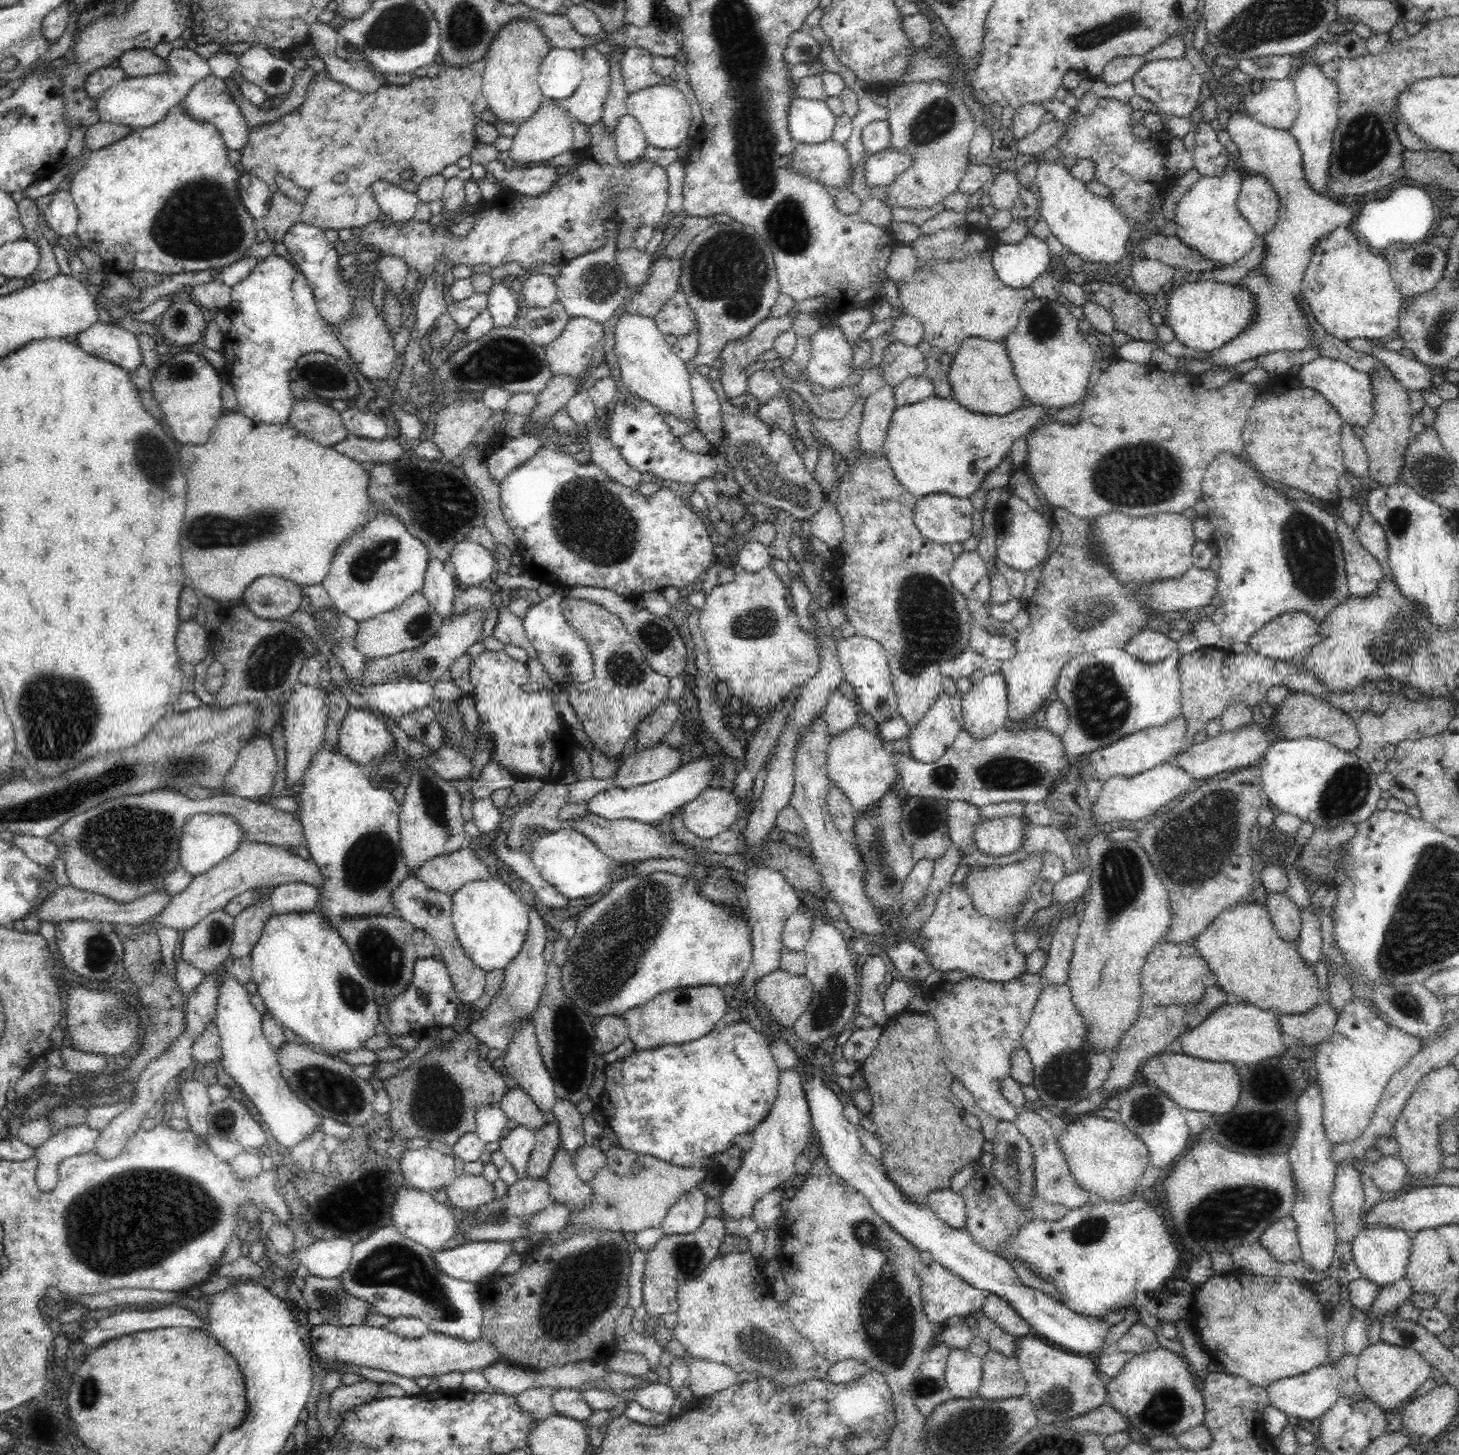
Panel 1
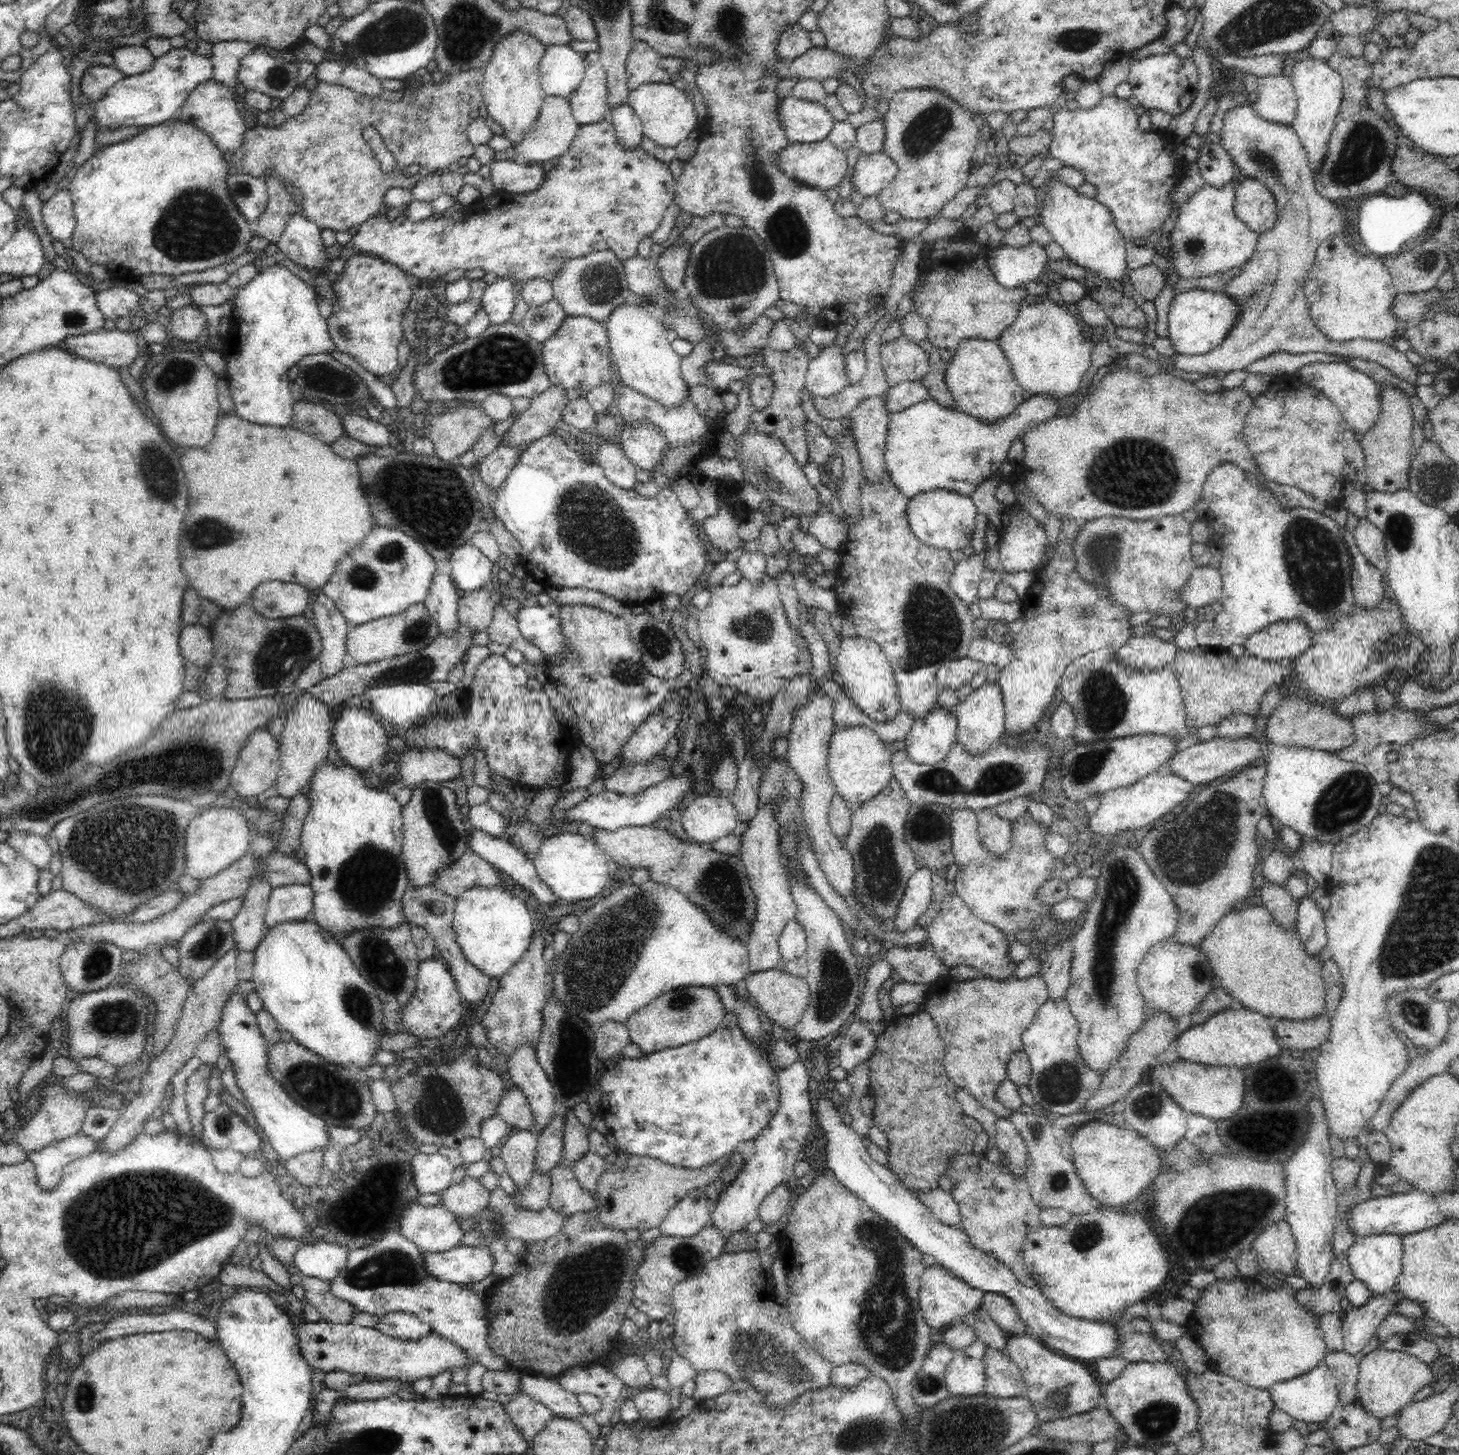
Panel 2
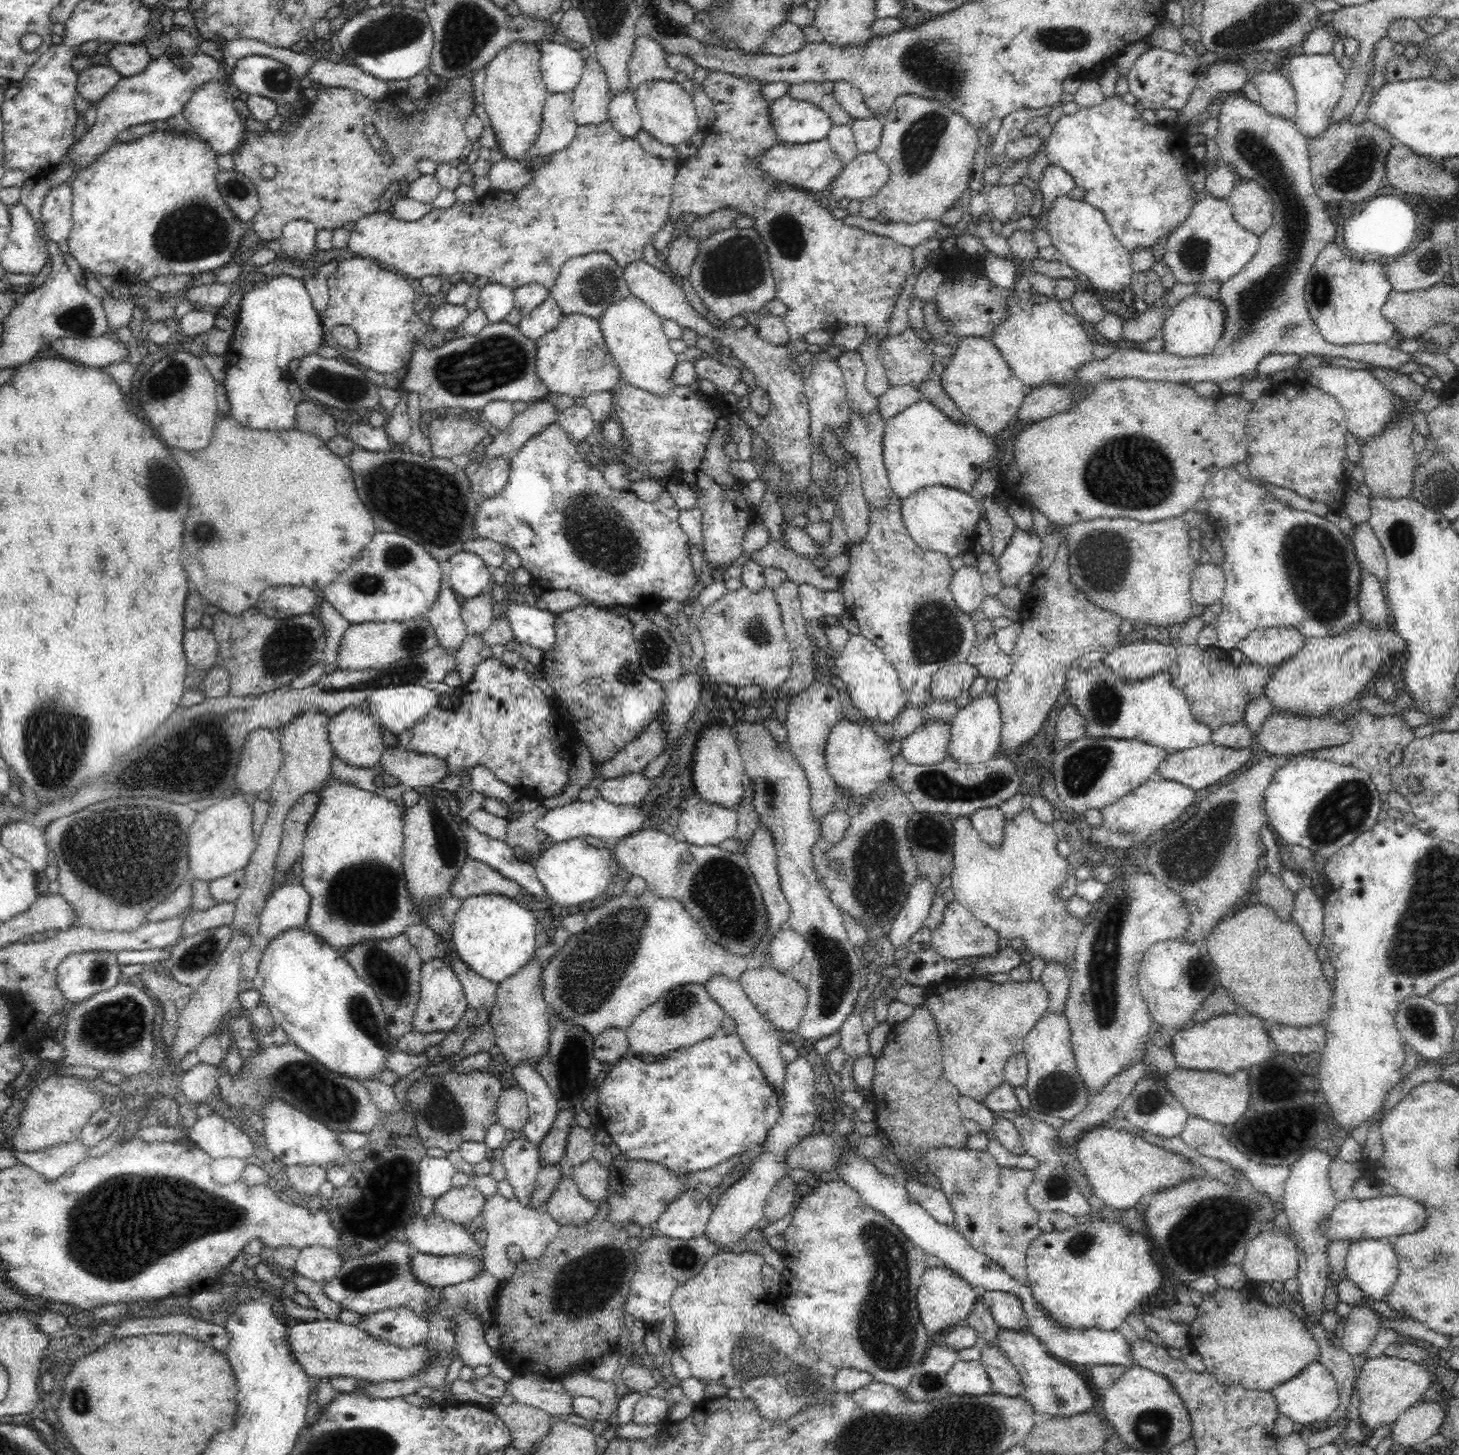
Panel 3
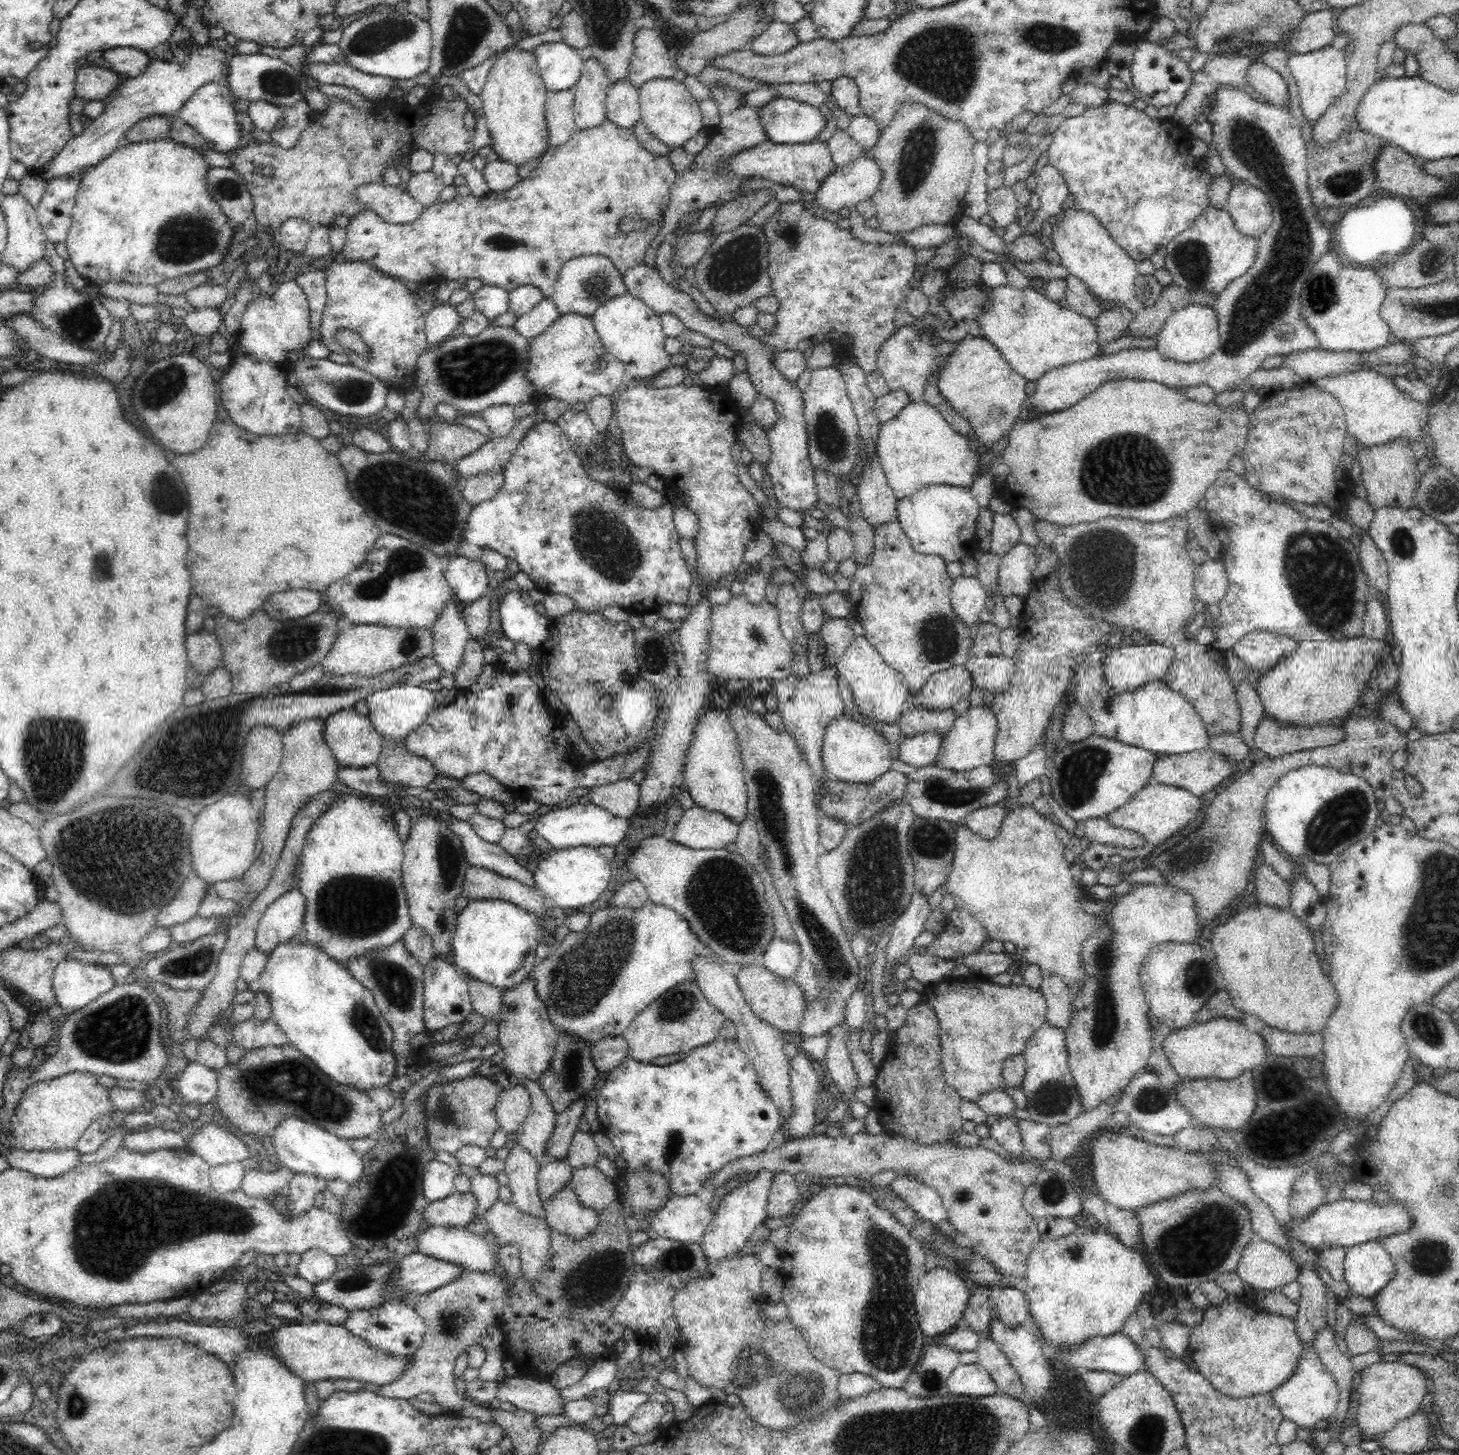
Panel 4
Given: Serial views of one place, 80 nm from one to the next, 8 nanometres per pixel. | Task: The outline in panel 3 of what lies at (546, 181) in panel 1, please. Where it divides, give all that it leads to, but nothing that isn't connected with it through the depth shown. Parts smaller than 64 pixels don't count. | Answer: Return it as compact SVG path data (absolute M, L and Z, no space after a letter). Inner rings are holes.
M502 159L492 164L487 176L492 189L509 192L523 190L532 180L533 172L527 172L523 162Z

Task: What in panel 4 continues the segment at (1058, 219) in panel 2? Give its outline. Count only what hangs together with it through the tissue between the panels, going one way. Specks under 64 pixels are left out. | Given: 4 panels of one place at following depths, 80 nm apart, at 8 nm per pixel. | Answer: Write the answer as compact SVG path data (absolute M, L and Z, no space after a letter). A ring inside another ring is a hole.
M1074 208L1066 210L1062 222L1053 226L1051 242L1052 249L1056 250L1070 275L1086 284L1104 307L1118 305L1132 311L1132 314L1142 309L1135 295L1135 282L1139 276L1137 263L1102 229L1096 217L1077 212Z

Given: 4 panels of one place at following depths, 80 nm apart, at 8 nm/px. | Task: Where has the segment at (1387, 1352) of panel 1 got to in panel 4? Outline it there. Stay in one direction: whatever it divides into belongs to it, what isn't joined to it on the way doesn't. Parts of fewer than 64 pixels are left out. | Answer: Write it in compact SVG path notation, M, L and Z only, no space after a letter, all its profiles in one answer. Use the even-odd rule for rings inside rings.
M1380 1361L1365 1369L1357 1388L1358 1407L1355 1413L1355 1421L1363 1438L1380 1438L1390 1432L1398 1421L1420 1411L1422 1399L1428 1392L1426 1380L1426 1375L1420 1369L1400 1361Z

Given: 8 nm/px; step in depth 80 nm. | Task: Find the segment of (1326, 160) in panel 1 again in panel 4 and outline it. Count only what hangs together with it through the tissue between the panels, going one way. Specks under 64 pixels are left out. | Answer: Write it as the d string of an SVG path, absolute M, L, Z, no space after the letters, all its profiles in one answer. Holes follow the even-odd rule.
M1332 45L1324 48L1316 48L1306 54L1292 54L1288 59L1288 69L1295 78L1300 93L1300 102L1304 118L1313 124L1338 98L1344 90L1347 81L1347 55L1342 49L1336 49Z

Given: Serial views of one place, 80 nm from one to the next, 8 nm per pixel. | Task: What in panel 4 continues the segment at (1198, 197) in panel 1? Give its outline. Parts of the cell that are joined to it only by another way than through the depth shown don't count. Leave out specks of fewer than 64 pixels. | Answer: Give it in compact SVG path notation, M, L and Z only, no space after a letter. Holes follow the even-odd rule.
M1210 206L1190 228L1169 242L1165 250L1164 261L1166 264L1164 268L1172 275L1172 283L1188 289L1188 292L1212 293L1215 300L1230 283L1247 274L1248 270L1252 268L1257 257L1258 243L1255 238L1247 237L1236 230L1230 213Z

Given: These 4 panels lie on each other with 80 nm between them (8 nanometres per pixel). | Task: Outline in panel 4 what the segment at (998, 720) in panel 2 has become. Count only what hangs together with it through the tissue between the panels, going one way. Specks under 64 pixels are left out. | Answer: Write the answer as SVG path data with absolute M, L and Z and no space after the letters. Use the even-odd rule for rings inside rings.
M984 704L969 710L957 717L952 730L942 739L939 754L932 765L950 770L952 773L969 773L982 765L992 764L994 761L993 747L996 738L996 717L993 709Z

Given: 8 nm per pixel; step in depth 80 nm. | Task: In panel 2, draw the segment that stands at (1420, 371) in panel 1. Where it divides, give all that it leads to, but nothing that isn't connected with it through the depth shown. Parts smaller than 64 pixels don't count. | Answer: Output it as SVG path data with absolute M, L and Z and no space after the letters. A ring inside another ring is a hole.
M1248 101L1229 109L1225 113L1223 120L1224 127L1219 132L1220 141L1218 145L1233 159L1233 164L1238 167L1243 176L1257 180L1264 184L1264 186L1267 186L1268 191L1275 199L1276 205L1276 222L1274 222L1274 226L1259 235L1254 254L1241 268L1241 272L1224 286L1223 292L1236 303L1236 307L1240 307L1240 312L1238 312L1236 320L1232 322L1232 328L1228 330L1224 340L1206 354L1181 355L1175 352L1168 356L1168 360L1170 360L1168 367L1163 366L1163 362L1160 360L1146 355L1136 353L1118 354L1114 358L1114 362L1106 364L1108 370L1128 369L1128 371L1140 373L1146 375L1146 377L1170 374L1173 370L1181 370L1188 374L1196 372L1196 374L1202 377L1218 376L1222 378L1229 372L1244 370L1251 362L1277 352L1288 352L1290 354L1324 352L1326 354L1342 355L1346 358L1350 357L1351 359L1360 358L1379 364L1398 378L1410 384L1416 384L1416 376L1418 376L1419 372L1415 365L1408 361L1406 353L1400 352L1390 341L1356 339L1341 343L1334 342L1328 339L1324 333L1320 332L1315 322L1311 319L1309 304L1303 292L1308 272L1312 269L1316 251L1322 242L1332 235L1340 234L1342 222L1344 222L1344 214L1338 212L1338 206L1335 202L1323 198L1316 191L1314 173L1312 167L1310 167L1308 153L1306 153L1306 148L1302 145L1302 141L1296 135L1294 128L1291 124L1274 123L1269 122L1269 120L1264 121L1264 118L1260 118L1260 115L1254 110L1252 102Z

